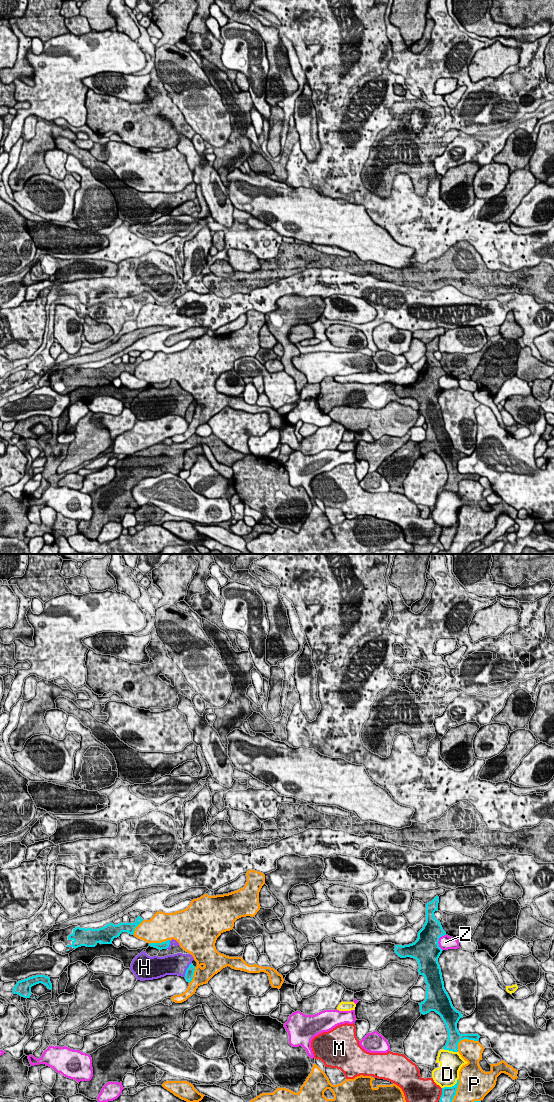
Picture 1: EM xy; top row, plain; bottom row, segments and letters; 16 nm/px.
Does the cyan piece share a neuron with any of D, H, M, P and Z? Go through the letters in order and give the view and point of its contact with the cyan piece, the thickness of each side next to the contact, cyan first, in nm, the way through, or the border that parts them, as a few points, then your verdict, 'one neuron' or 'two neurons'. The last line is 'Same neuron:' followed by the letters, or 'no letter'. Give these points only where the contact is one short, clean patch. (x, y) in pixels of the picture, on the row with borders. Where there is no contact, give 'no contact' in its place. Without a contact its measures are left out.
D: xy (452, 1086) | 220/360 nm | two neurons
H: xy (187, 969) | 130/340 nm | two neurons
M: xy (442, 1094) | 220/360 nm | two neurons
P: xy (463, 1039) | 220/360 nm | two neurons
Z: xy (438, 940) | 440/240 nm | two neurons
Same neuron: no letter

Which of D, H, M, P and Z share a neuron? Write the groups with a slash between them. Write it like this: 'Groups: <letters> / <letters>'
Groups: D / H / M / P / Z

